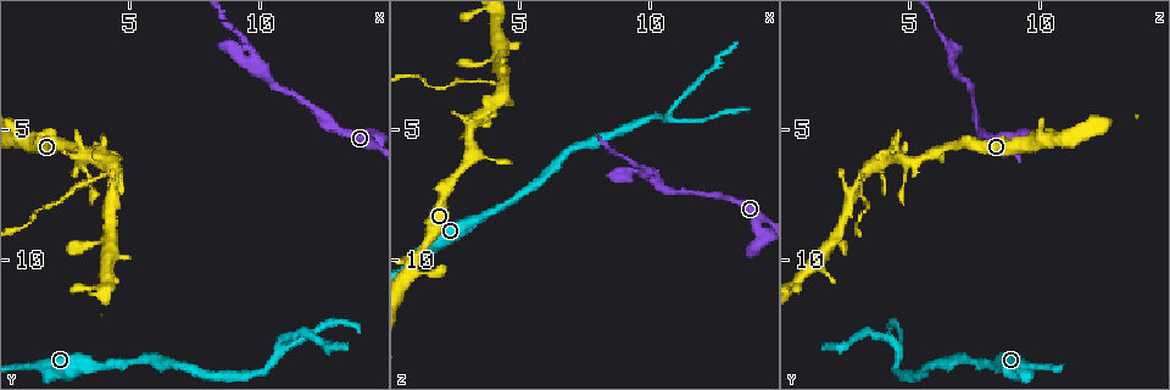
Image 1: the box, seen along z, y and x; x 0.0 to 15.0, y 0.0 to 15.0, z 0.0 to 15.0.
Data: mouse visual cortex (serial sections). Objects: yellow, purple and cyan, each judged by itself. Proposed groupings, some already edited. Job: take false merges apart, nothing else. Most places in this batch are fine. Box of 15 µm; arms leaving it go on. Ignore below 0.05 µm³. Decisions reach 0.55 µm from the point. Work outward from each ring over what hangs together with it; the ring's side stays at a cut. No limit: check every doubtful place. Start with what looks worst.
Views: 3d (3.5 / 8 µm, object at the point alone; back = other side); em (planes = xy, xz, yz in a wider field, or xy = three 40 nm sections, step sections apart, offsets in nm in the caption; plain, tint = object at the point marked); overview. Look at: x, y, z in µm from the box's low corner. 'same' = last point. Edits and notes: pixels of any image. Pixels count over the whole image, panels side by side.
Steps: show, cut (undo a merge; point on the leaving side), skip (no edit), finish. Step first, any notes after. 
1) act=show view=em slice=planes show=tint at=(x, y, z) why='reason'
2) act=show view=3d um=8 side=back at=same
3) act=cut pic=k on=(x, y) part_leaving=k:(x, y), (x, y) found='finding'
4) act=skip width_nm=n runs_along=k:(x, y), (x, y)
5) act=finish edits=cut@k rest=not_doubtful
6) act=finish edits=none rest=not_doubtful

act=show view=3d um=3.5 side=back at=(4.3, 6.5, 3.4) why='a fork'

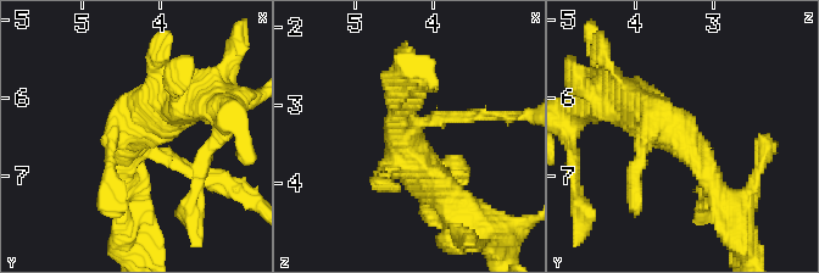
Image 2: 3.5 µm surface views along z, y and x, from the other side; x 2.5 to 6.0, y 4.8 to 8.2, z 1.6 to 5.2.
act=show view=em slice=xy step=2 show=tint at=(4.40, 6.60, 3.40) why='now the EM'

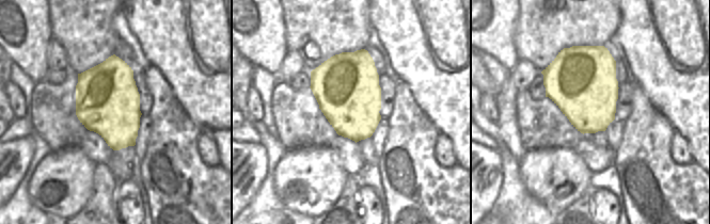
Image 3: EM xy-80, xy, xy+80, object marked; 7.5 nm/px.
act=show view=em slice=xy step=3 show=tint at=same why='cut it another way'

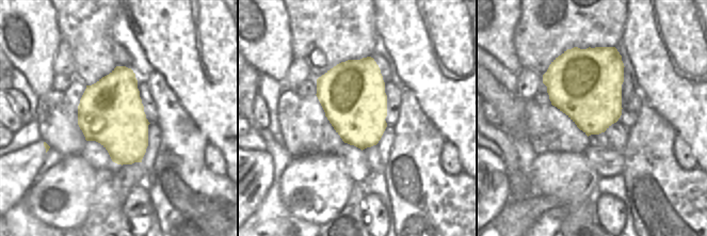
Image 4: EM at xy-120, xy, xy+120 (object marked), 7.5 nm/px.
act=cut pic=2 on=(188, 172) found='a second cell is stuck on'

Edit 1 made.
act=show view=3d um=3.5 at=(9.2, 2.1, 6.6) why='branch point'

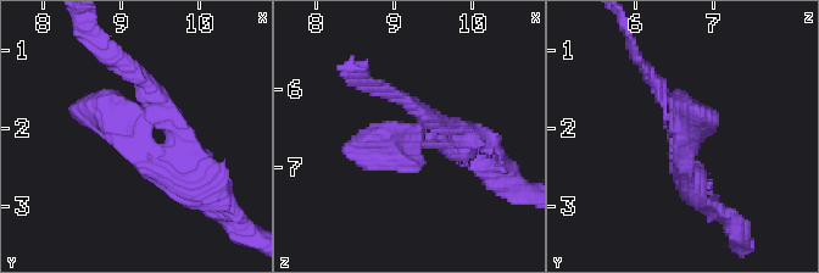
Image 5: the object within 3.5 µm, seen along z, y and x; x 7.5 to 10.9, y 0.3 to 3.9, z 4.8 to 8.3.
act=show view=em slice=planes show=tint at=(9.15, 2.00, 6.65) why='now the EM'

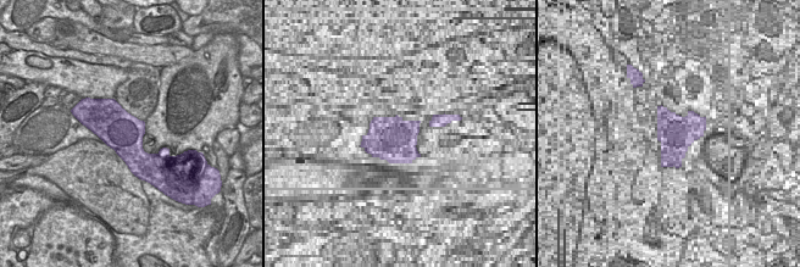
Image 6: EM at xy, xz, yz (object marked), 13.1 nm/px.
act=skip width_nm=500 runs_along=5:(191, 177), (135, 76) found='all the same cell'

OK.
act=show view=overview why='redraw'

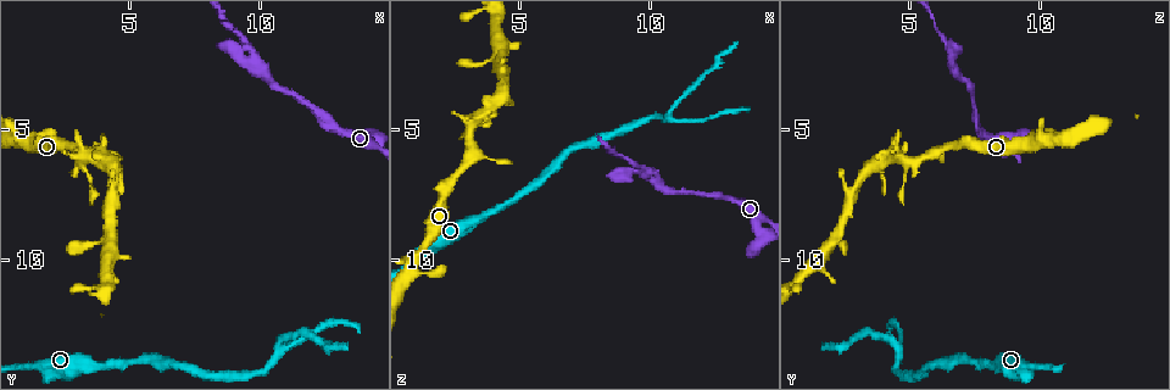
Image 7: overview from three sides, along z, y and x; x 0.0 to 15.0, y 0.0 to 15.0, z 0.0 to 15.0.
act=show view=3d um=3.5 at=(10.7, 13.5, 4.6)

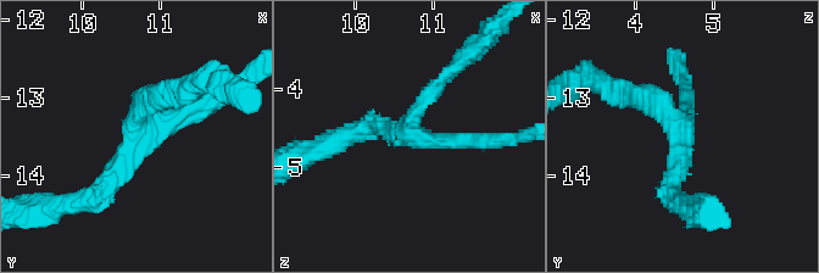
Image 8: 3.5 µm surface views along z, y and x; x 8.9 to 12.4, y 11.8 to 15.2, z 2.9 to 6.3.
act=show view=em slice=planes show=tint at=(10.75, 13.50, 4.60) arms=3 arm_widths_nm=200,200,250

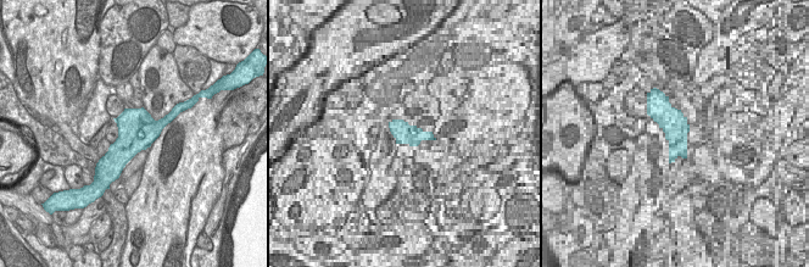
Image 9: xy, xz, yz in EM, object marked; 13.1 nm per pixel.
act=show view=em slice=xy step=5 show=tint at=same why='cut it another way'

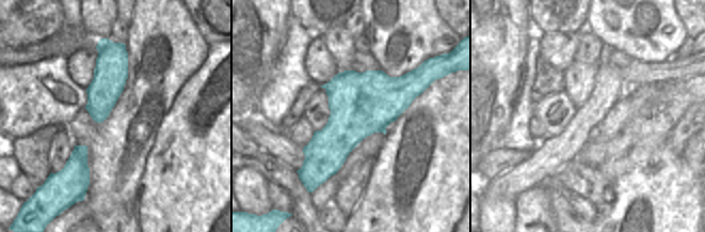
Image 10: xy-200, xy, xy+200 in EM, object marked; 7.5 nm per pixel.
act=skip runs_along=8:(89, 200), (165, 92) found='all the same cell'

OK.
act=finish edits=cut@2 rest=not_doubtful

